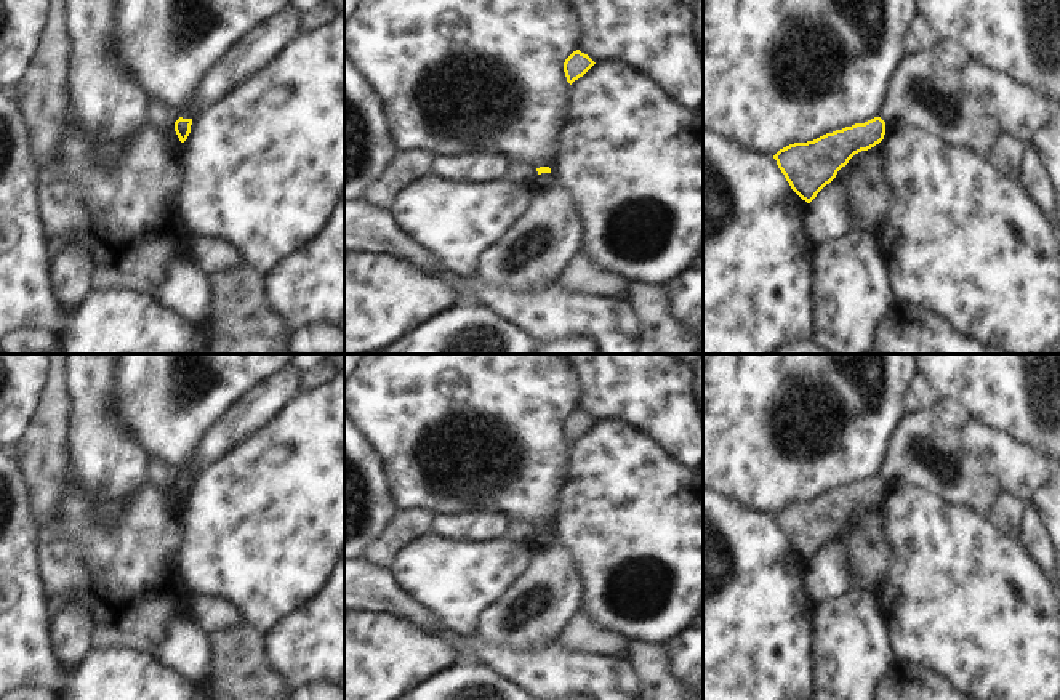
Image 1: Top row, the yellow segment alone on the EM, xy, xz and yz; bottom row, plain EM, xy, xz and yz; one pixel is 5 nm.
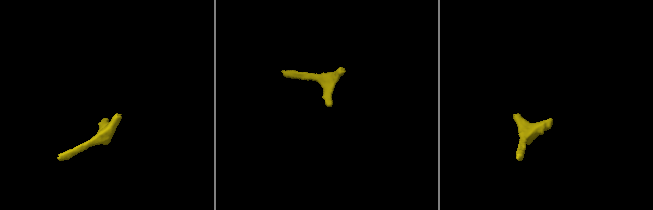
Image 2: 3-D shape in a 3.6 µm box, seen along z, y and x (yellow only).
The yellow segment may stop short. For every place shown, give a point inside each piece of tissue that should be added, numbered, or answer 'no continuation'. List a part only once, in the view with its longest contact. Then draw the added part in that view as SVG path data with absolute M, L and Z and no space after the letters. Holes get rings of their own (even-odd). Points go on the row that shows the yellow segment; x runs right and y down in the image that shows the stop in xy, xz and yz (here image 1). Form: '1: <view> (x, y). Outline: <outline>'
no continuation.

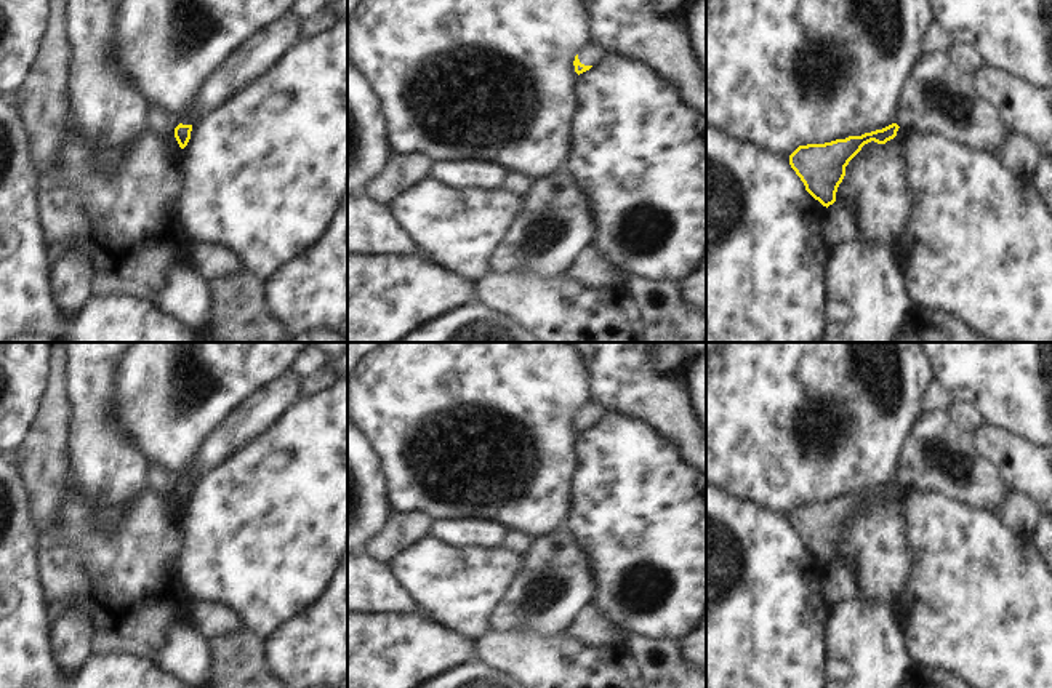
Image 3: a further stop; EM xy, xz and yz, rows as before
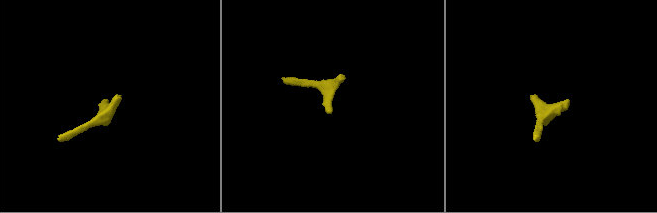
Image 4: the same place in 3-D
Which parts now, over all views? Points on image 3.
1: xz (590, 55). Outline: M589 42L578 51L578 59L584 66L596 66L605 54L600 45Z

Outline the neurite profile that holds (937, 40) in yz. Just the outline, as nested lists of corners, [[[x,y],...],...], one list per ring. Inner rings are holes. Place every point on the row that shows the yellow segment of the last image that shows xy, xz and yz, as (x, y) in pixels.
[[[935,21],[930,22],[930,29],[921,45],[922,54],[927,53],[948,53],[954,40],[943,30]]]

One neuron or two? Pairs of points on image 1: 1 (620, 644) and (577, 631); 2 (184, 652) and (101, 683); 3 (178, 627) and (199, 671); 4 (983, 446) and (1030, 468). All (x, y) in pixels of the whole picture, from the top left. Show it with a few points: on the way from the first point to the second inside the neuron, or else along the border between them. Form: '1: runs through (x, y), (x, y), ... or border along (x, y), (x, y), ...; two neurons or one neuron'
1: runs through (609, 641), (588, 635); one neuron
2: border along (149, 652), (191, 683); two neurons
3: runs through (183, 638), (184, 649), (192, 660); one neuron
4: runs through (995, 450), (1019, 468); one neuron

